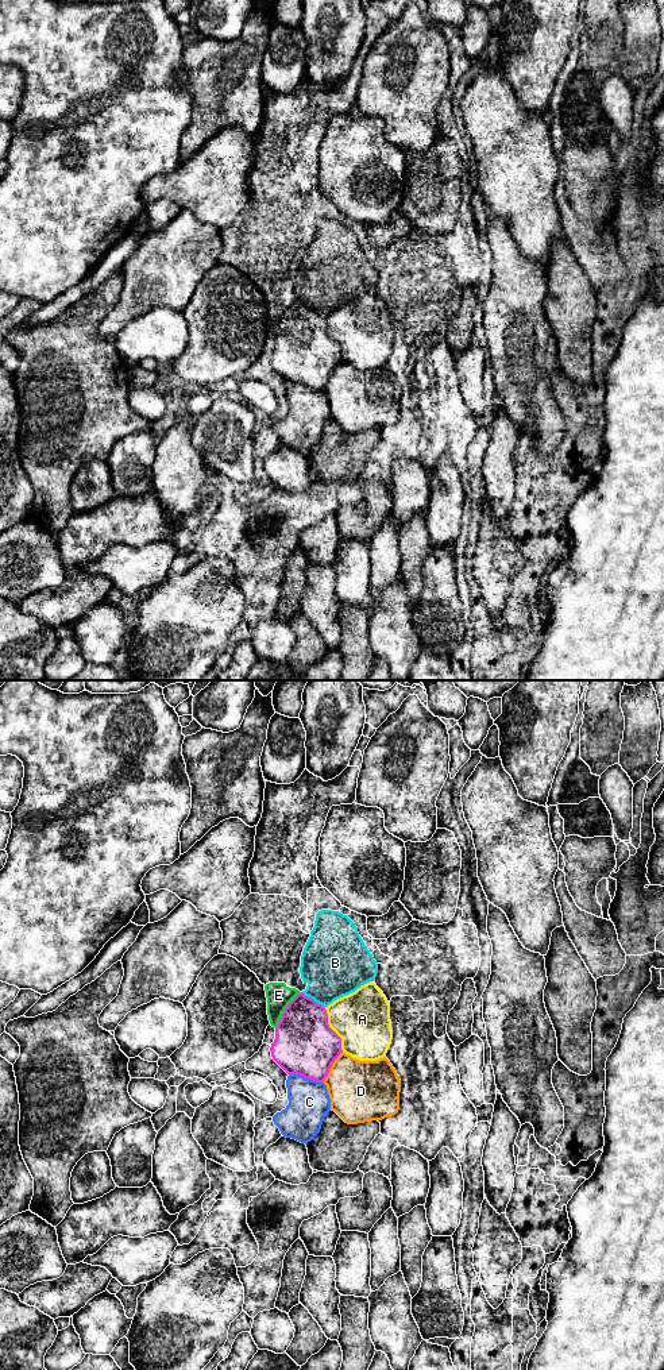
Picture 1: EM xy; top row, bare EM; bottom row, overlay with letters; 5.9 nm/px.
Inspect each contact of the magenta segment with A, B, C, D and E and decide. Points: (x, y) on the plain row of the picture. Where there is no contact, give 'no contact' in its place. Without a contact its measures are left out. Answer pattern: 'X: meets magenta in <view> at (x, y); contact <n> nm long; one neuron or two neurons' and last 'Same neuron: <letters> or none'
A: meets magenta in xy at (332, 339); contact 300 nm long; two neurons
B: meets magenta in xy at (312, 308); contact 170 nm long; two neurons
C: meets magenta in xy at (307, 386); contact 220 nm long; two neurons
D: meets magenta in xy at (331, 374); contact 220 nm long; two neurons
E: meets magenta in xy at (285, 319); contact 260 nm long; one neuron
Same neuron: E

